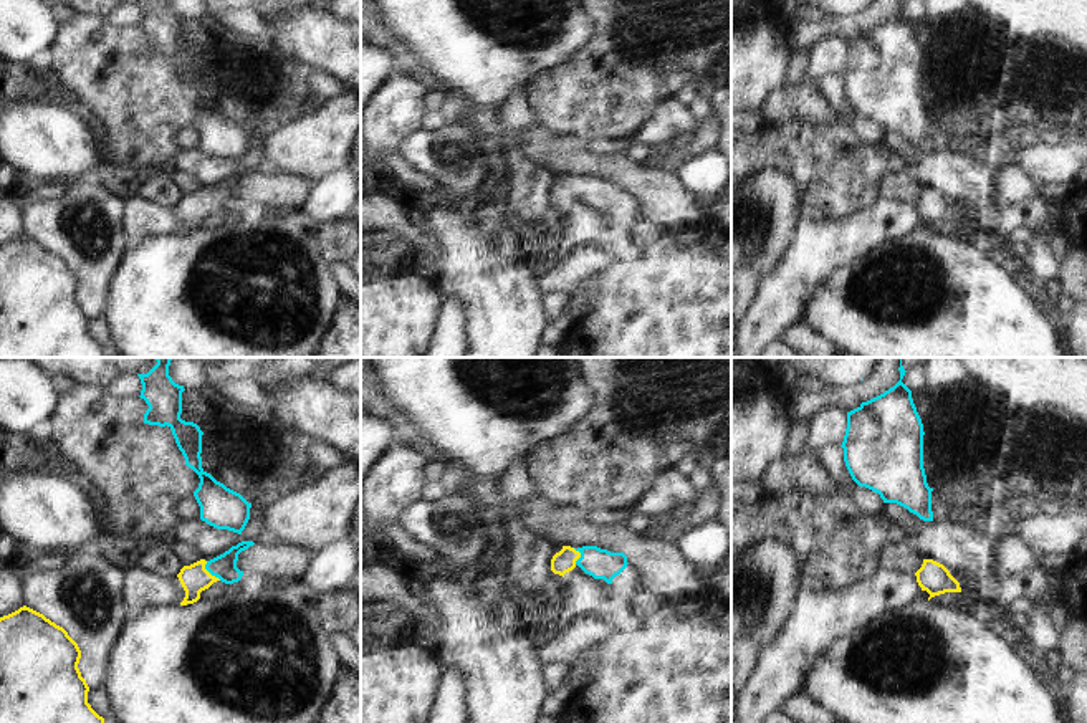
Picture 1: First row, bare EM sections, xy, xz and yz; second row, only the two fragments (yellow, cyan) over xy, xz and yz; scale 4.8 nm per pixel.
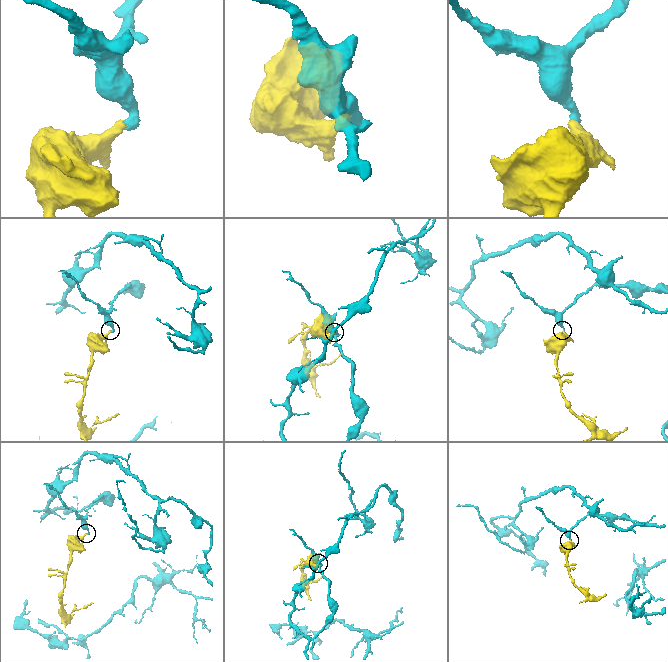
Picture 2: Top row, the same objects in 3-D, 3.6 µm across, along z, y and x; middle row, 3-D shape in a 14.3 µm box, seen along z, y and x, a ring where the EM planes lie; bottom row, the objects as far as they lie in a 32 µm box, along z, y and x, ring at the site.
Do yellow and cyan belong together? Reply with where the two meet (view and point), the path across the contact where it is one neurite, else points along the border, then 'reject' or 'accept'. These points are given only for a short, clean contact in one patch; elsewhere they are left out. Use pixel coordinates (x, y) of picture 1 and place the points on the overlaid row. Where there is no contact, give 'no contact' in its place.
contact xy (209, 573); way xy (194, 578), (209, 573), (224, 566); accept

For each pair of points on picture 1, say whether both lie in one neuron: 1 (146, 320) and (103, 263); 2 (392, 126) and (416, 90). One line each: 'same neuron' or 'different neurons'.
1: different neurons
2: same neuron

